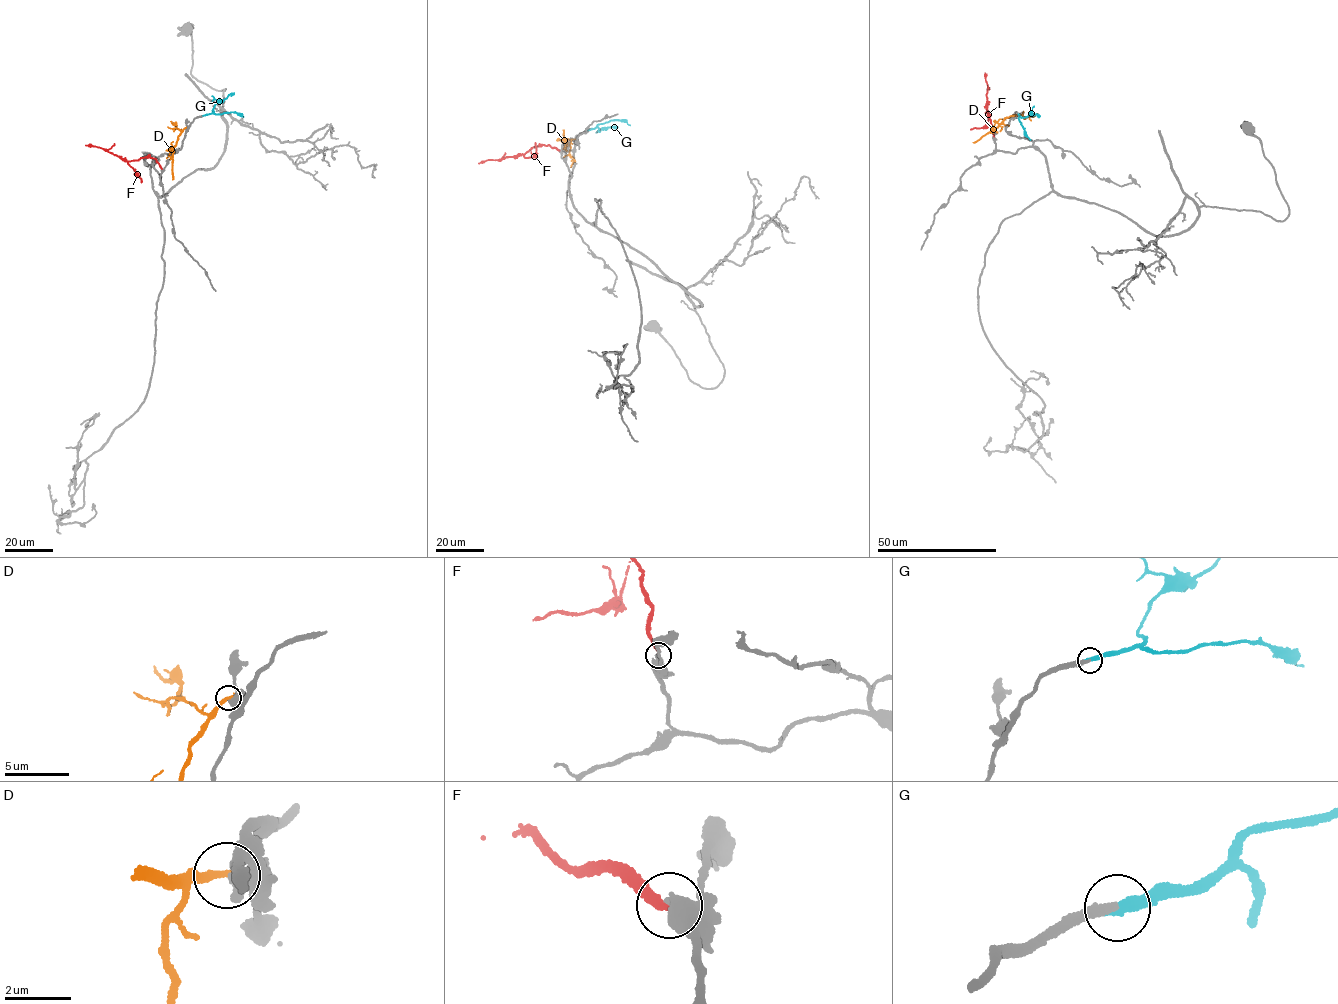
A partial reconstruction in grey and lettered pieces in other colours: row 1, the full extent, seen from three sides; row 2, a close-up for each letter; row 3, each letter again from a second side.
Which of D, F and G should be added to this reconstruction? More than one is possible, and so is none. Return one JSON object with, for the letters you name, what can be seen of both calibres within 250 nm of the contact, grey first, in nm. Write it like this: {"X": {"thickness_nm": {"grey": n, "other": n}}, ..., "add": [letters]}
{"F": {"thickness_nm": {"grey": 360, "other": 280}}, "G": {"thickness_nm": {"grey": 300, "other": 360}}, "add": ["F", "G"]}

